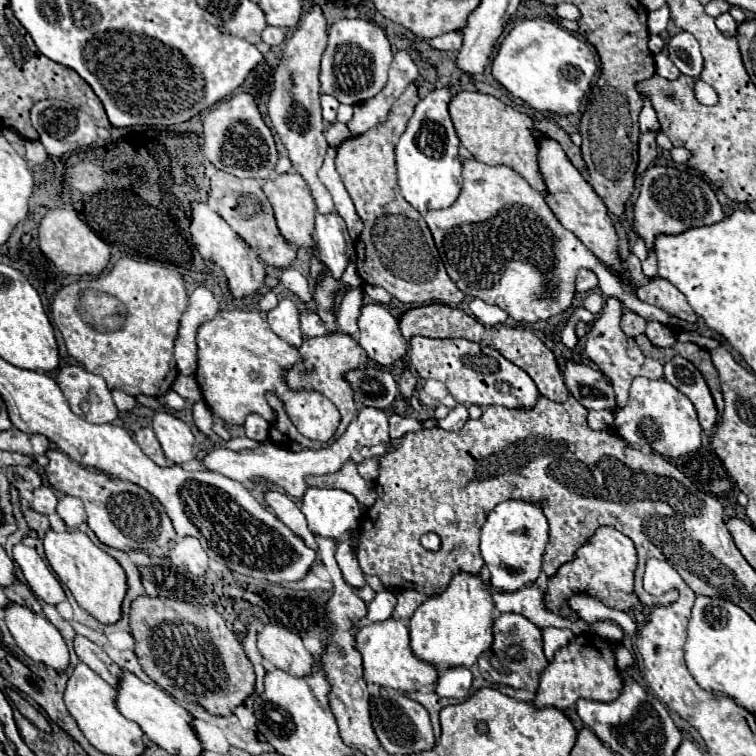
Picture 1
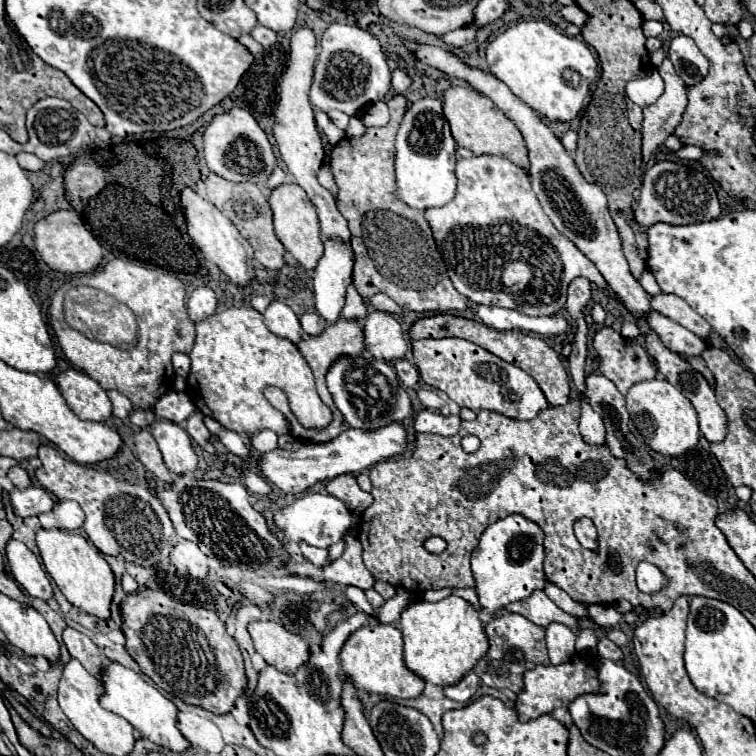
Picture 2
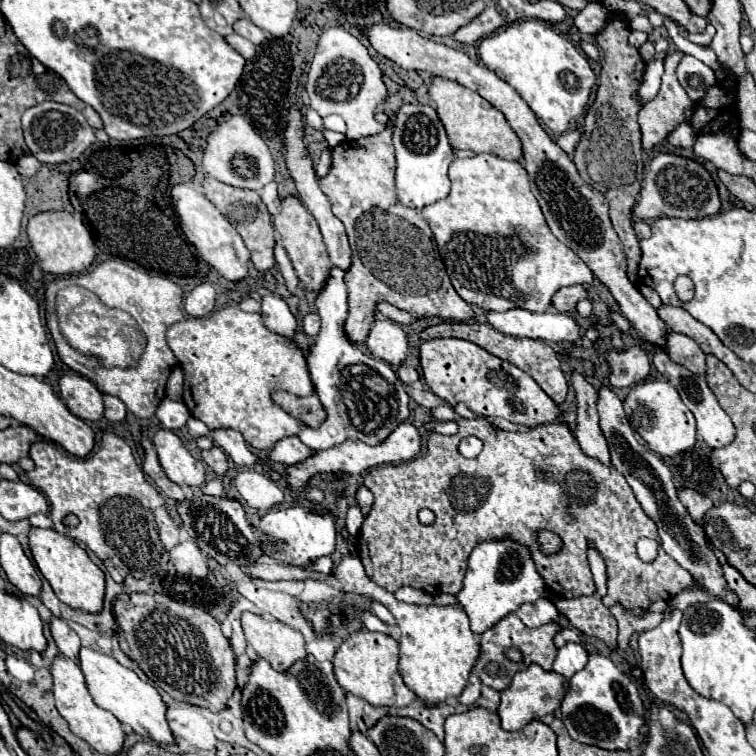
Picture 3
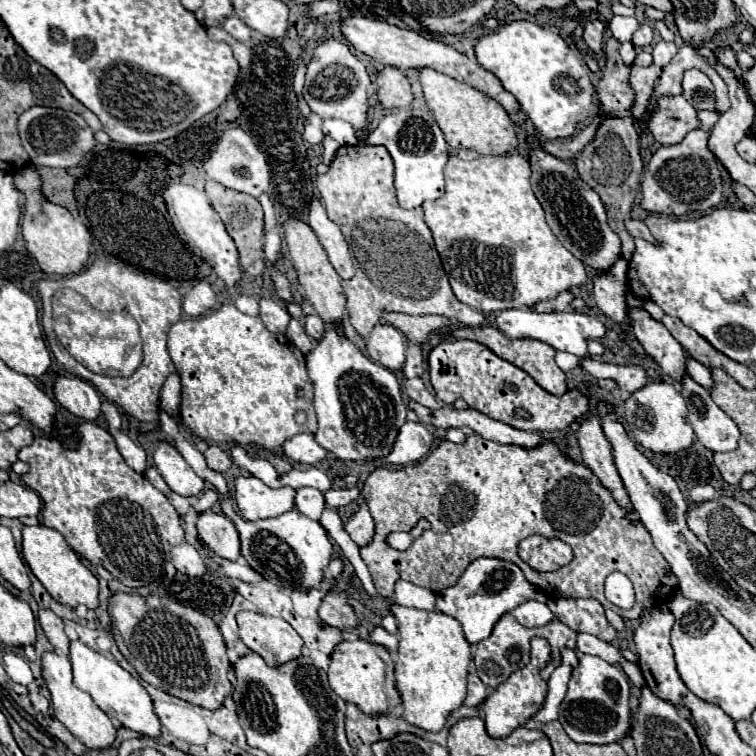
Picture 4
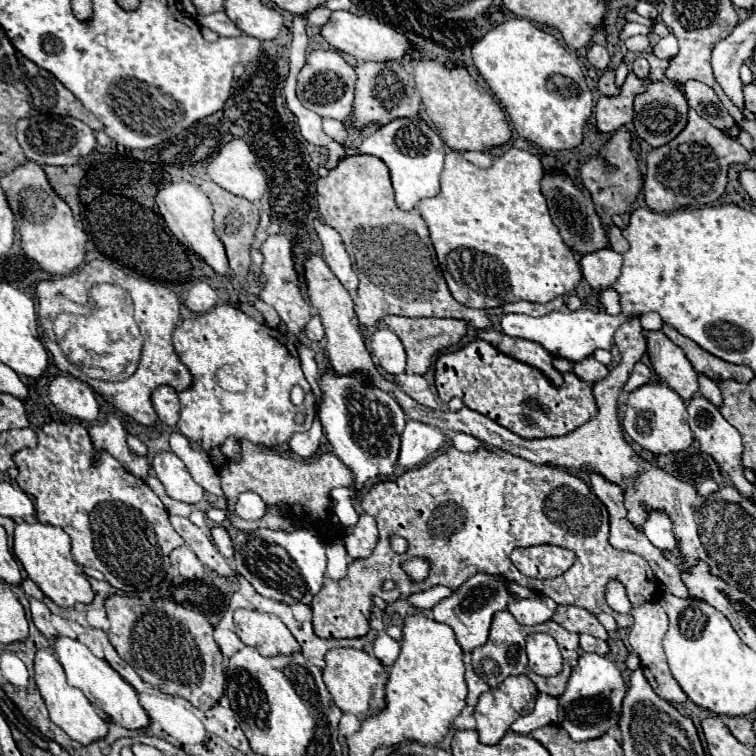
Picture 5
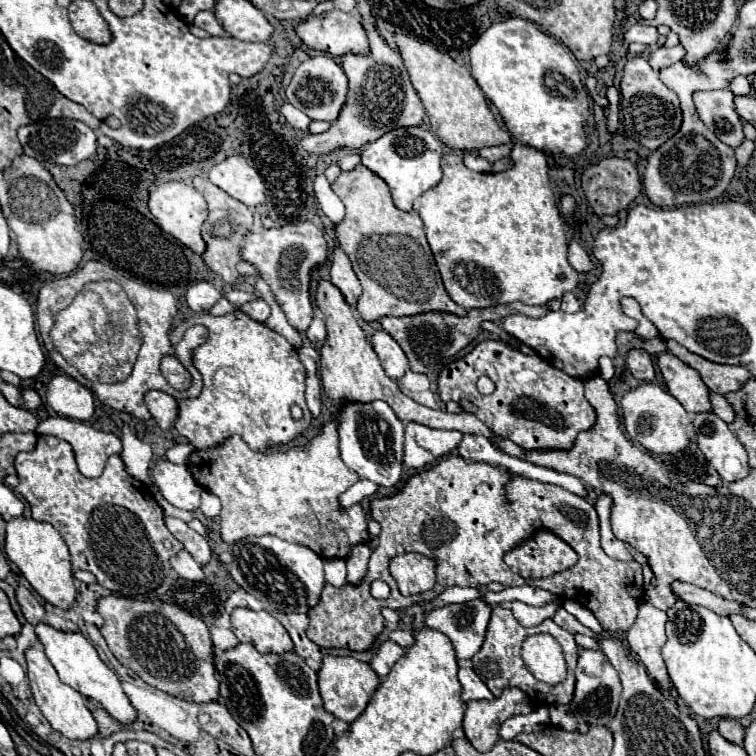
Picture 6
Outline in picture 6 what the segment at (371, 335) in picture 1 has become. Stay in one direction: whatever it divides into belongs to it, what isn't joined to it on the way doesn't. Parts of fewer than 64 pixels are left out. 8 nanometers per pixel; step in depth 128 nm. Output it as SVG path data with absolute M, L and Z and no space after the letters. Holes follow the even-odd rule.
M378 330L372 334L370 342L372 342L372 348L378 354L386 374L394 380L402 378L404 372L408 370L408 358L402 352L402 348L396 344L396 340L392 340L392 336L388 332Z

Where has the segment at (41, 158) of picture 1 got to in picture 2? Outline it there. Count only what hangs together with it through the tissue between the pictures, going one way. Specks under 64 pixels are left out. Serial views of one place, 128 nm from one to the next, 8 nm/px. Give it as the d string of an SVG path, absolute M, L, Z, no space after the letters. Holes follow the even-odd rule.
M20 152L20 154L16 156L16 160L18 160L18 164L20 164L24 170L28 170L28 172L36 172L36 170L42 170L42 168L44 168L44 162L42 162L38 156L28 154L28 152Z

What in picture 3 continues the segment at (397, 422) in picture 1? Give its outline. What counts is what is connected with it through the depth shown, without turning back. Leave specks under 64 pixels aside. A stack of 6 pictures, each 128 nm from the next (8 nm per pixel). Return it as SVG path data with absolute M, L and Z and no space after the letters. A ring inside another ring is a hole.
M432 420L432 422L426 422L424 428L430 430L430 432L436 432L436 434L446 434L446 436L452 436L452 434L458 432L456 422L436 422L436 420Z

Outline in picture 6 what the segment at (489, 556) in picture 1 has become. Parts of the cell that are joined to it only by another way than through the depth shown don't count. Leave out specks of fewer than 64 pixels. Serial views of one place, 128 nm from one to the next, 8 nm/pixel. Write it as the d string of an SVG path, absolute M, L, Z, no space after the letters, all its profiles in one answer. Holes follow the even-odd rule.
M480 596L480 600L470 600L468 604L448 604L436 608L428 614L426 626L444 632L456 650L460 660L472 658L486 636L492 606Z

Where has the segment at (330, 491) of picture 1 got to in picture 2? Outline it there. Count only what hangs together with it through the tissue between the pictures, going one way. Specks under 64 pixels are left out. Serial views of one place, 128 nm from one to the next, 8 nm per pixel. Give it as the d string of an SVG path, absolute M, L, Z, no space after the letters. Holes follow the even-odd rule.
M306 492L296 502L274 514L274 522L278 528L284 530L286 540L294 540L294 542L304 540L318 548L328 548L330 544L336 544L350 530L354 520L356 516L348 510L348 506L340 498L320 492Z

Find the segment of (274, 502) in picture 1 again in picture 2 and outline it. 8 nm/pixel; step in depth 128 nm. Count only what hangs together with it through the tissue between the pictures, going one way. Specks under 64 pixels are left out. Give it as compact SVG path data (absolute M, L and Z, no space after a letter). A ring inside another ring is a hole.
M298 544L298 546L300 546L300 550L302 550L302 554L304 554L314 566L326 566L326 564L330 564L326 550L322 550L322 548L312 548L310 544Z

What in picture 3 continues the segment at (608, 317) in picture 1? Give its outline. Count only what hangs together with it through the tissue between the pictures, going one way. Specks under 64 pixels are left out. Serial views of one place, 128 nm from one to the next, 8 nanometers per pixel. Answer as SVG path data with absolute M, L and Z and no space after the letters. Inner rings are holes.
M640 346L610 348L606 352L610 366L610 384L614 388L630 388L650 376L650 360Z

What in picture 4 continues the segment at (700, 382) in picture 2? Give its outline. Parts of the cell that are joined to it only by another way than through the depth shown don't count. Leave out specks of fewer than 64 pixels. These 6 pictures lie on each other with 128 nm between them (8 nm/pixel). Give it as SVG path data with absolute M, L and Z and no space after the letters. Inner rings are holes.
M688 374L680 380L680 394L688 404L688 420L700 444L712 452L730 452L740 438L738 426L712 400L710 390L696 384Z

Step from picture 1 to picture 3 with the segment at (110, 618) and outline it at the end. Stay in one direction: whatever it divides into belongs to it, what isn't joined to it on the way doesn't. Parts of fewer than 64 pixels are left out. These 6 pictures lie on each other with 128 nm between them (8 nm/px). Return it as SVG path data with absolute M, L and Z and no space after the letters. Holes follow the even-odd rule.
M32 528L30 530L30 550L32 550L38 570L50 582L56 596L64 604L68 604L70 608L80 608L80 610L92 612L92 614L98 614L102 610L104 594L106 594L106 576L90 560L90 556L78 542L74 542L72 538L60 534L52 528L50 530Z

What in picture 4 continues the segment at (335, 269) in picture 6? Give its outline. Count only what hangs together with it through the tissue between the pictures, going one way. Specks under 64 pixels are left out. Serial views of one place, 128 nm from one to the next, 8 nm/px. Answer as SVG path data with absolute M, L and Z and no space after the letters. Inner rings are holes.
M312 198L310 214L308 214L308 224L314 228L320 244L324 246L324 250L326 250L332 266L340 274L340 278L344 278L344 280L352 278L356 268L352 264L350 248L348 248L348 244L346 244L338 224L328 220L328 214L324 212L324 204L322 204L320 198Z

